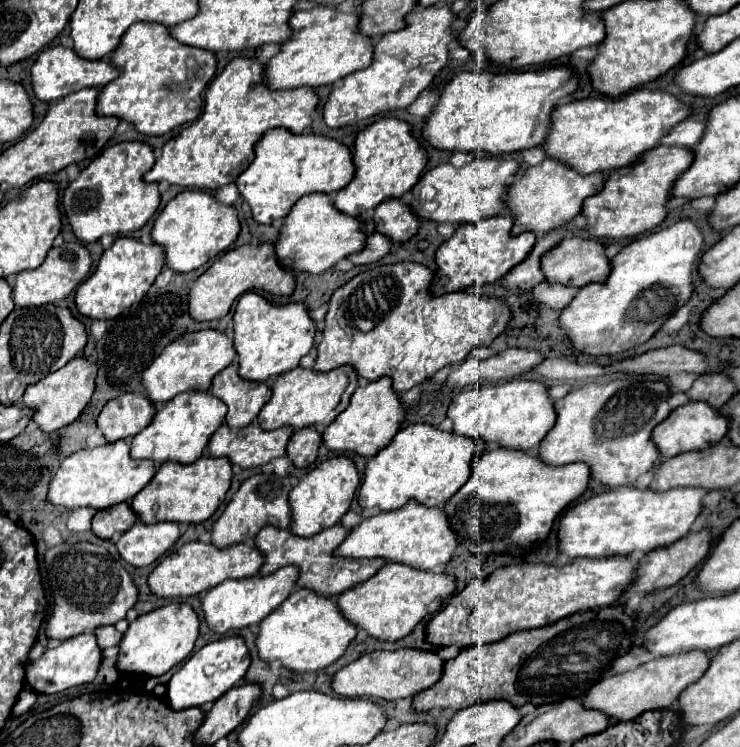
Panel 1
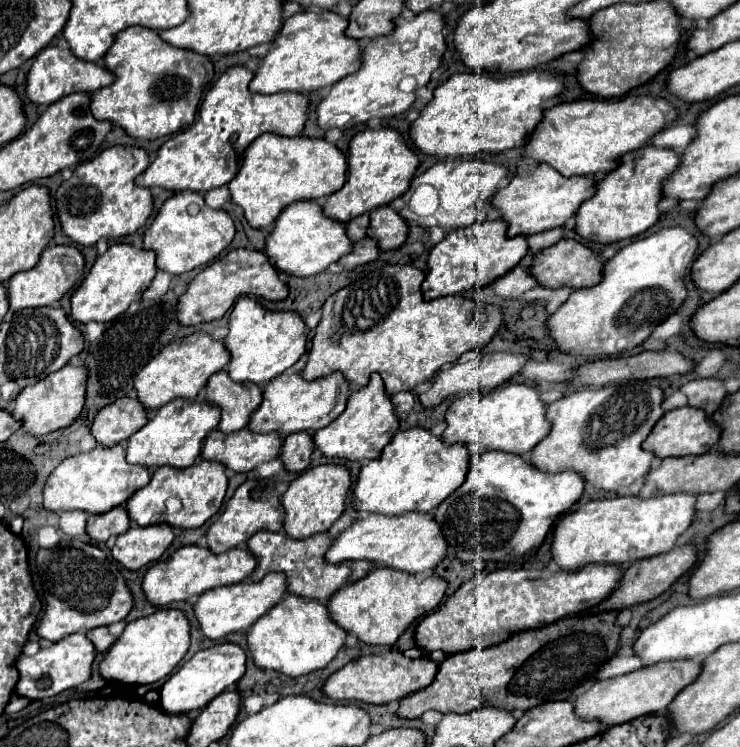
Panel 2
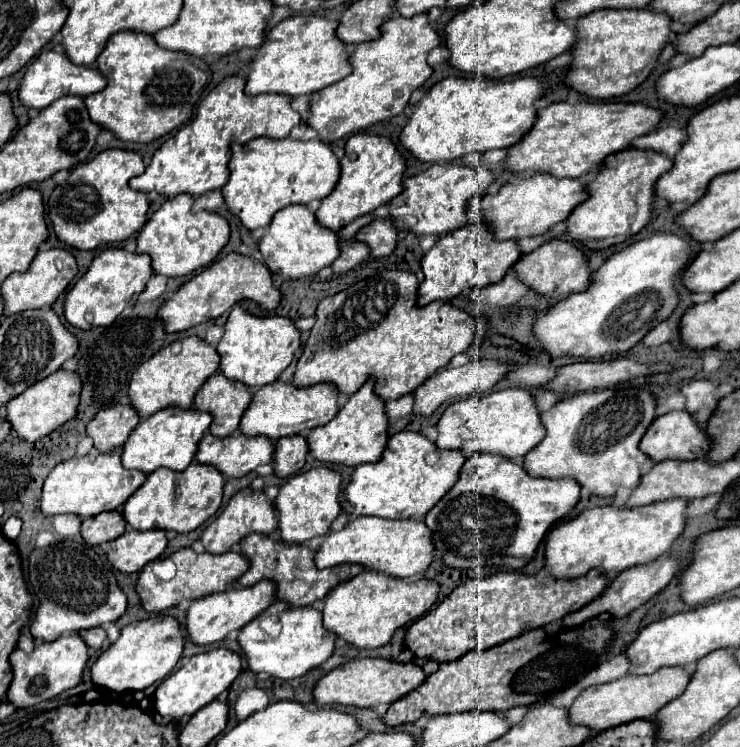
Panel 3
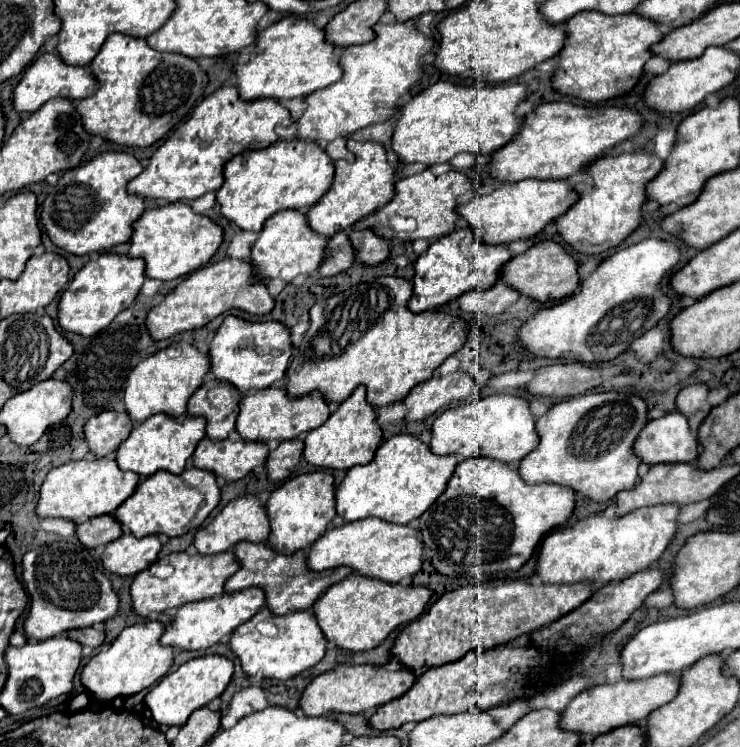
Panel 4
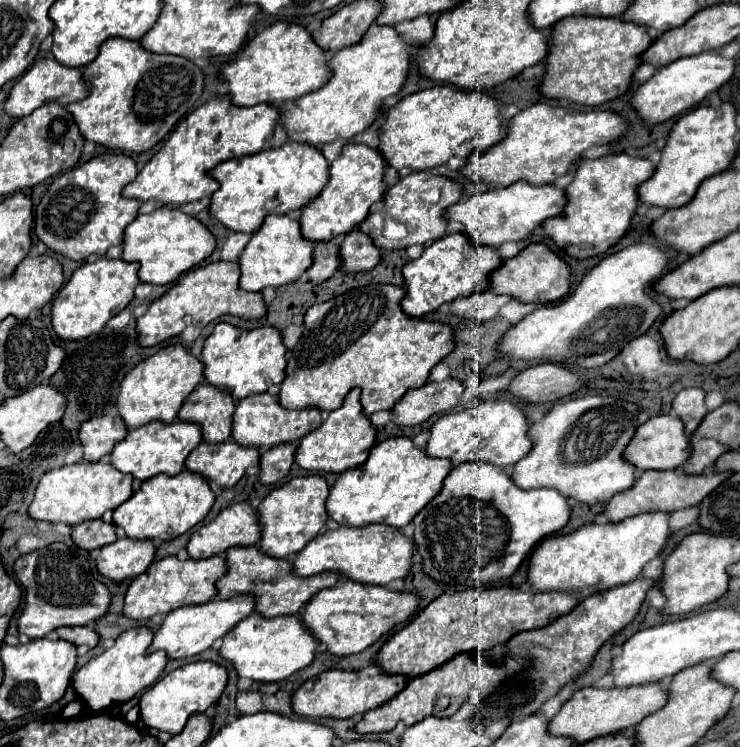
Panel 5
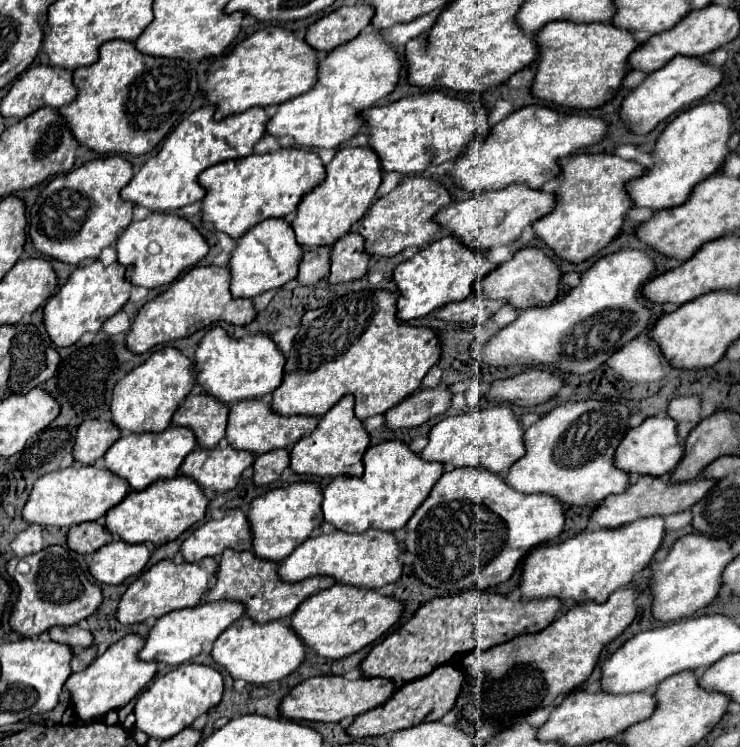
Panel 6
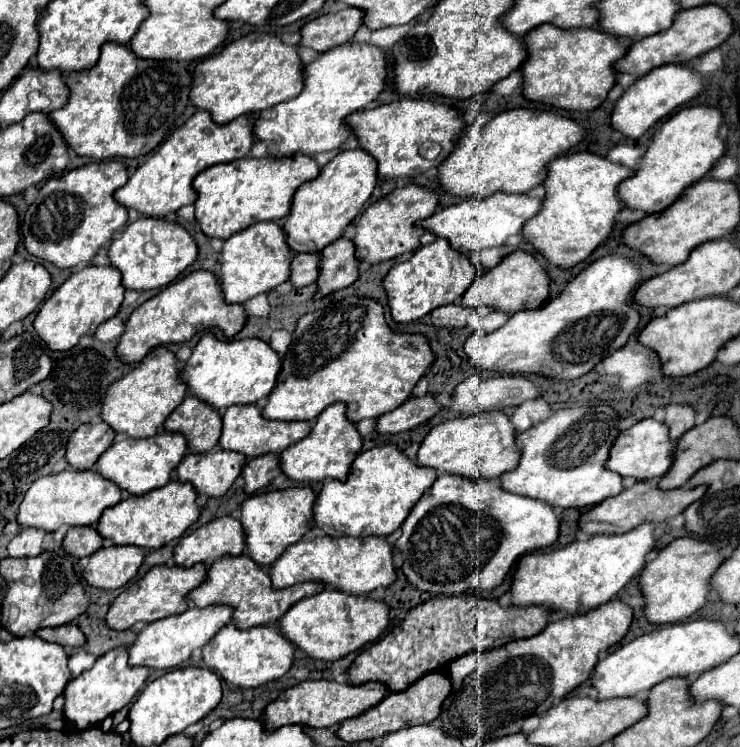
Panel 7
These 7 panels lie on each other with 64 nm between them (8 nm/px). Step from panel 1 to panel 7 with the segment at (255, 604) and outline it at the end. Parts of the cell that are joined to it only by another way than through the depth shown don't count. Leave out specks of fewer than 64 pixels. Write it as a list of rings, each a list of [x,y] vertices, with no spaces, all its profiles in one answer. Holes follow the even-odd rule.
[[[208,606],[208,608],[188,608],[180,616],[168,616],[164,620],[156,620],[140,630],[138,638],[130,646],[130,664],[148,666],[148,668],[174,668],[184,664],[194,650],[208,644],[212,636],[232,620],[232,608],[228,606]]]

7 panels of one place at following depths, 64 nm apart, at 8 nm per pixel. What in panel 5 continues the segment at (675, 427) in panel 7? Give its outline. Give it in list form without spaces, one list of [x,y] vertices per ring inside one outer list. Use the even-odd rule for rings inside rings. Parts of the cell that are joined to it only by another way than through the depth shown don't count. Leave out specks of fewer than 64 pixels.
[[[702,388],[682,390],[672,402],[672,412],[682,418],[682,422],[686,424],[686,434],[692,436],[702,418],[708,414],[708,408],[704,404],[704,390]]]

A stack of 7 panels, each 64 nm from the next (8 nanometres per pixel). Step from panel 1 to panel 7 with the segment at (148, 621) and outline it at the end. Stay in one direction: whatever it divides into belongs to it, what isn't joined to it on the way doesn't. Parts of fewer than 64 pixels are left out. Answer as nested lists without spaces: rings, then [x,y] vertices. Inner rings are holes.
[[[128,646],[114,648],[100,656],[94,666],[80,676],[72,678],[66,684],[64,696],[66,696],[66,706],[64,706],[64,716],[68,722],[74,722],[76,730],[84,730],[88,726],[98,726],[106,716],[118,712],[124,708],[146,684],[150,676],[150,668],[144,666],[130,666],[128,664]]]

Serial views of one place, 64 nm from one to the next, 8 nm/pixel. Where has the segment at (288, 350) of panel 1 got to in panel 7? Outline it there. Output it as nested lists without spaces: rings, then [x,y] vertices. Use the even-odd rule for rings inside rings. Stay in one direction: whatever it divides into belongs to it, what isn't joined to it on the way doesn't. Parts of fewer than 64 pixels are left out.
[[[208,332],[196,344],[192,358],[184,364],[182,378],[200,400],[222,410],[234,404],[254,404],[266,398],[276,386],[280,368],[282,360],[266,340],[220,340]]]

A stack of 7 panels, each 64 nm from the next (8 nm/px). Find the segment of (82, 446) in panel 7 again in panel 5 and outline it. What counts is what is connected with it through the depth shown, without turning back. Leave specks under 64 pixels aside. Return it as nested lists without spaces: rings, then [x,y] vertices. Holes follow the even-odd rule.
[[[94,416],[80,426],[80,442],[84,446],[84,460],[96,462],[112,452],[112,448],[124,440],[128,426],[120,416]]]

